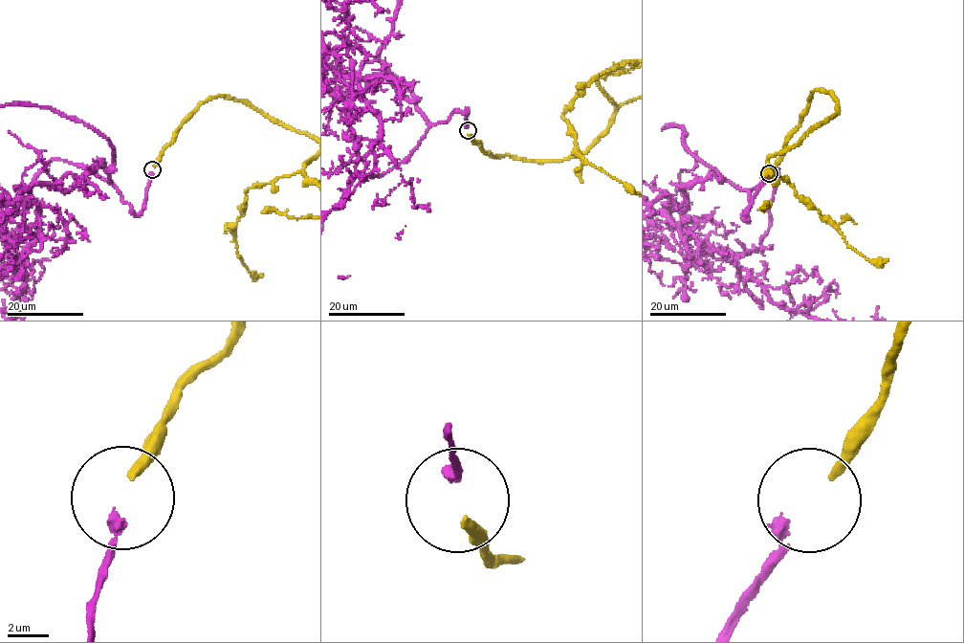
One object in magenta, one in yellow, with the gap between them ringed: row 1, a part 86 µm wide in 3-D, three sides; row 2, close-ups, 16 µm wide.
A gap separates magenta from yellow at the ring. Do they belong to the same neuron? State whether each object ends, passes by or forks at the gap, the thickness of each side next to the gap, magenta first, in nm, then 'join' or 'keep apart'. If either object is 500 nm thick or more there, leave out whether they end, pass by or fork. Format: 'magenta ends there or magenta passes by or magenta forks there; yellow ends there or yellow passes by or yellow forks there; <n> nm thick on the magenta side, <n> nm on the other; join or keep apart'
550 nm thick on the magenta side, 400 nm on the other; join

